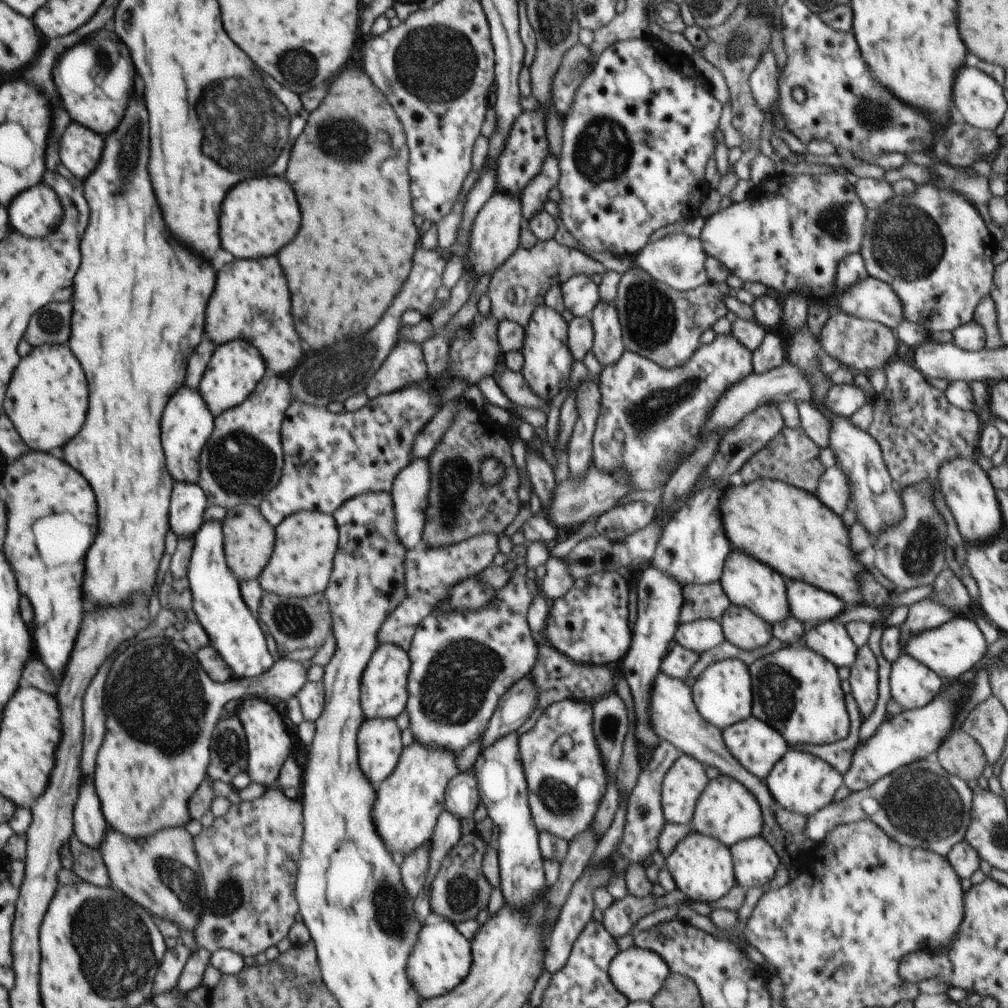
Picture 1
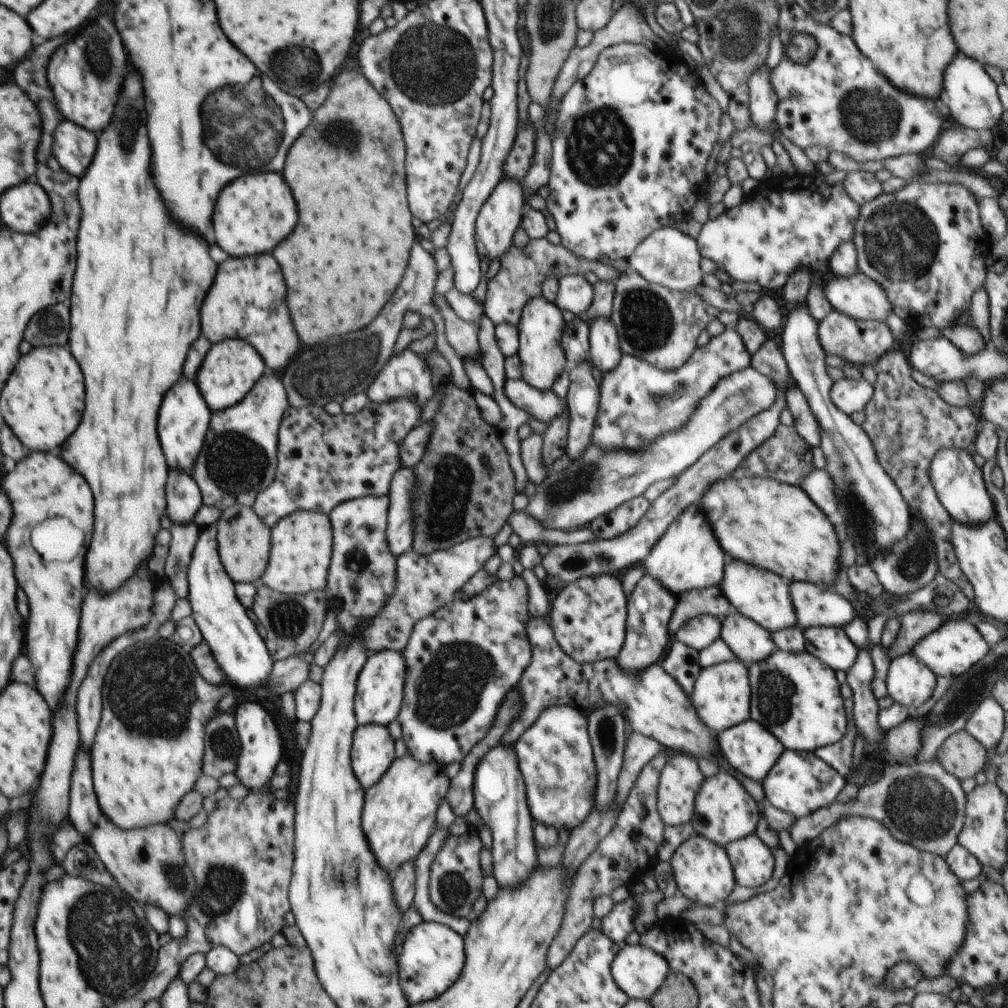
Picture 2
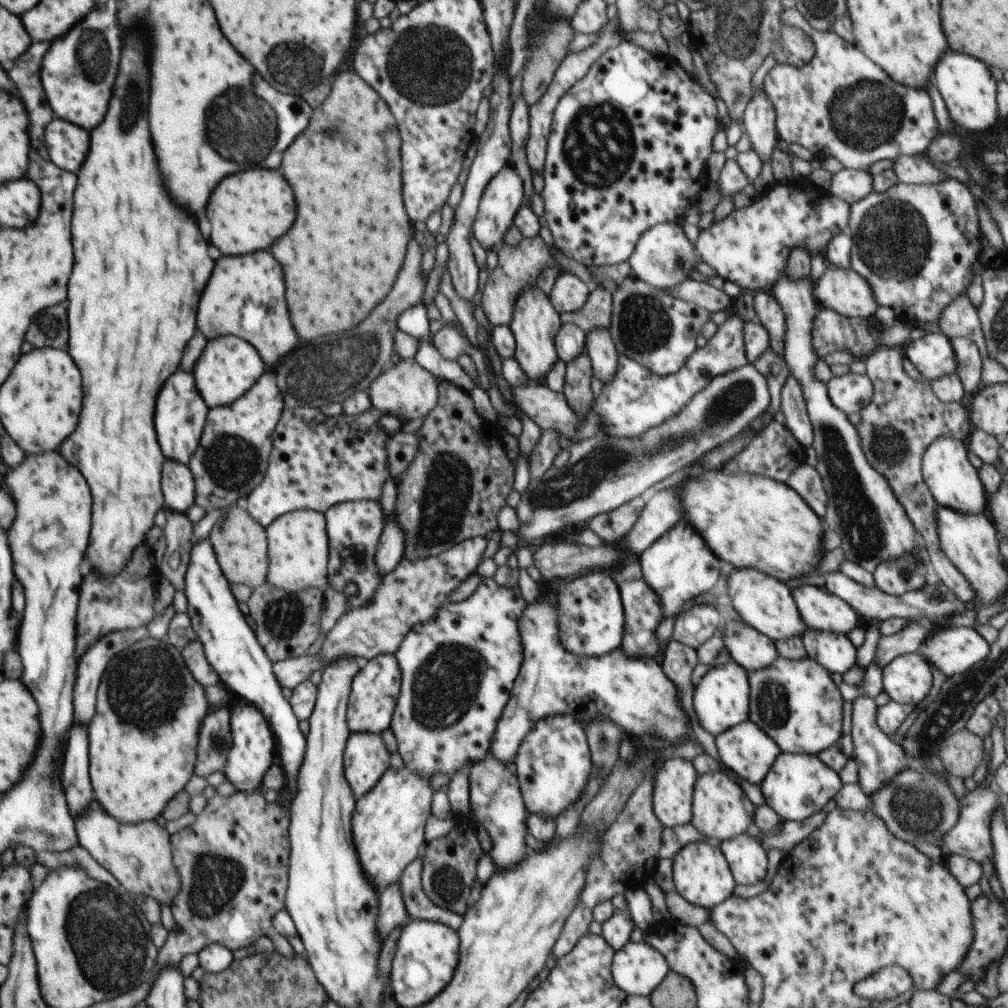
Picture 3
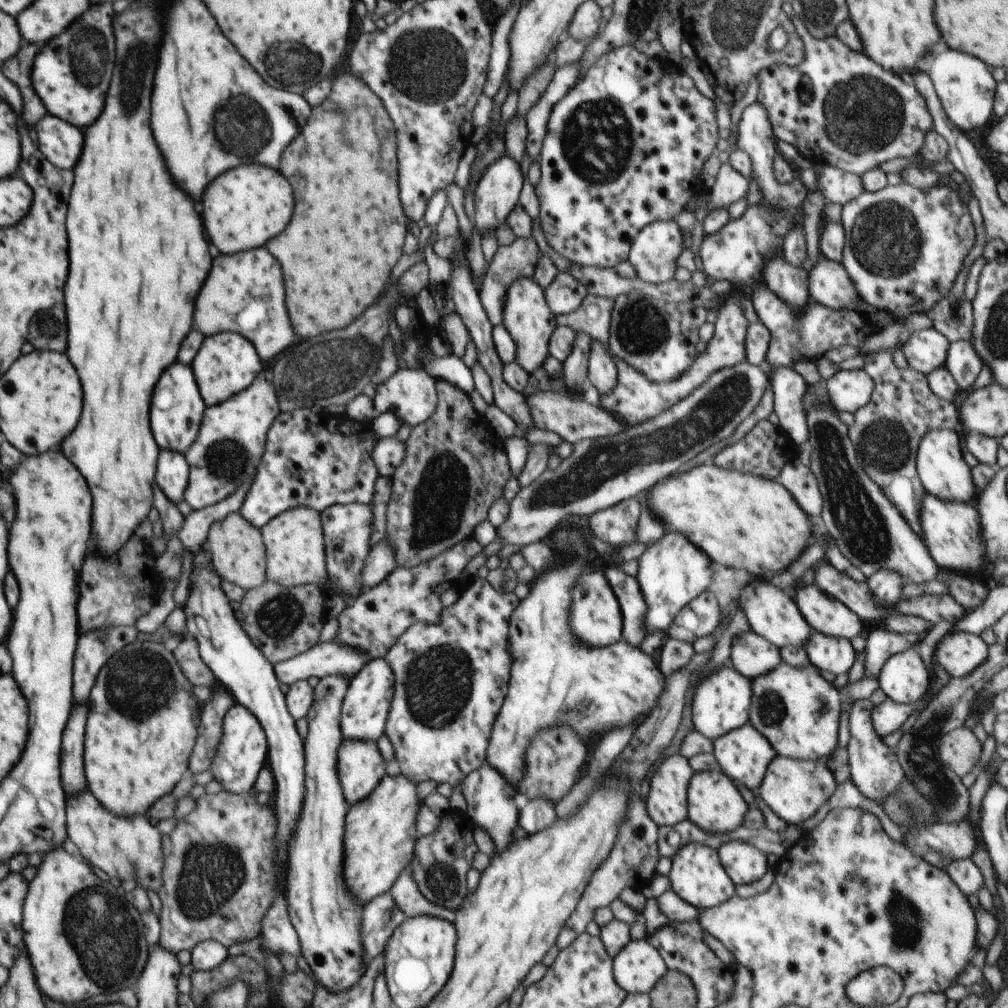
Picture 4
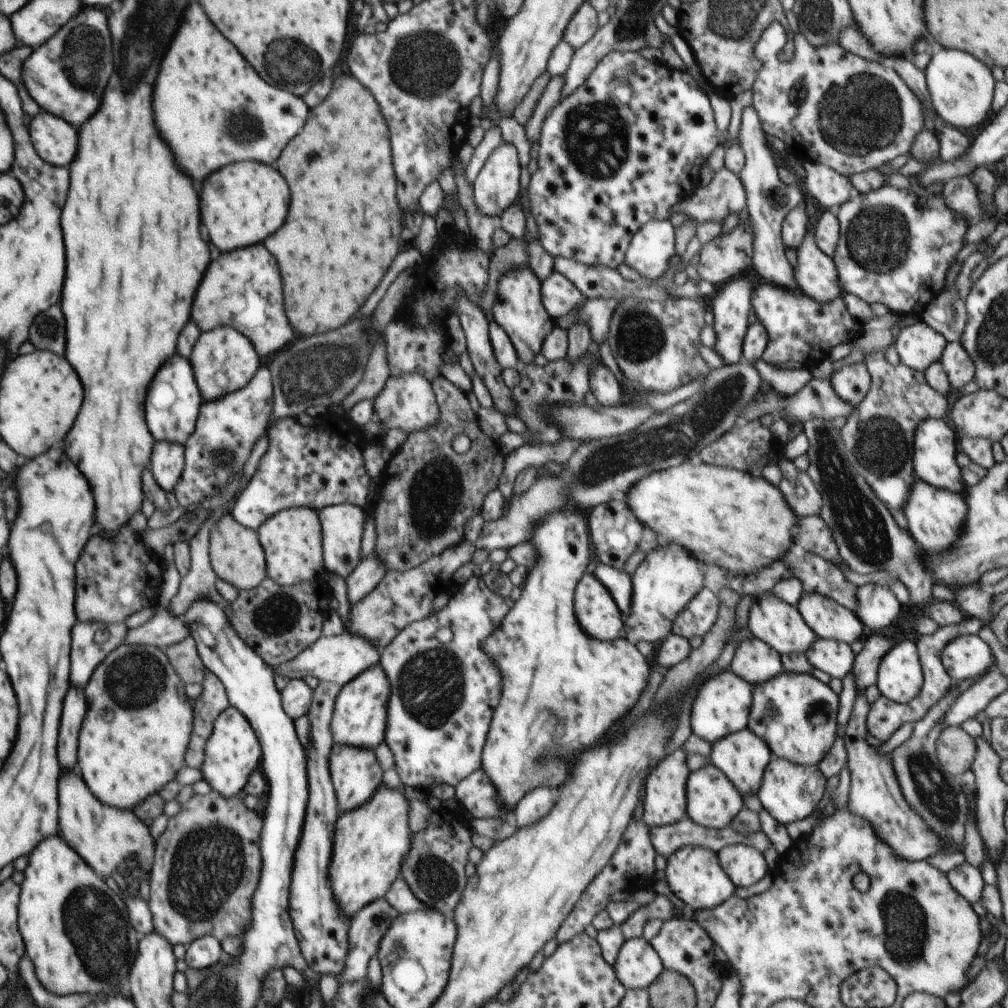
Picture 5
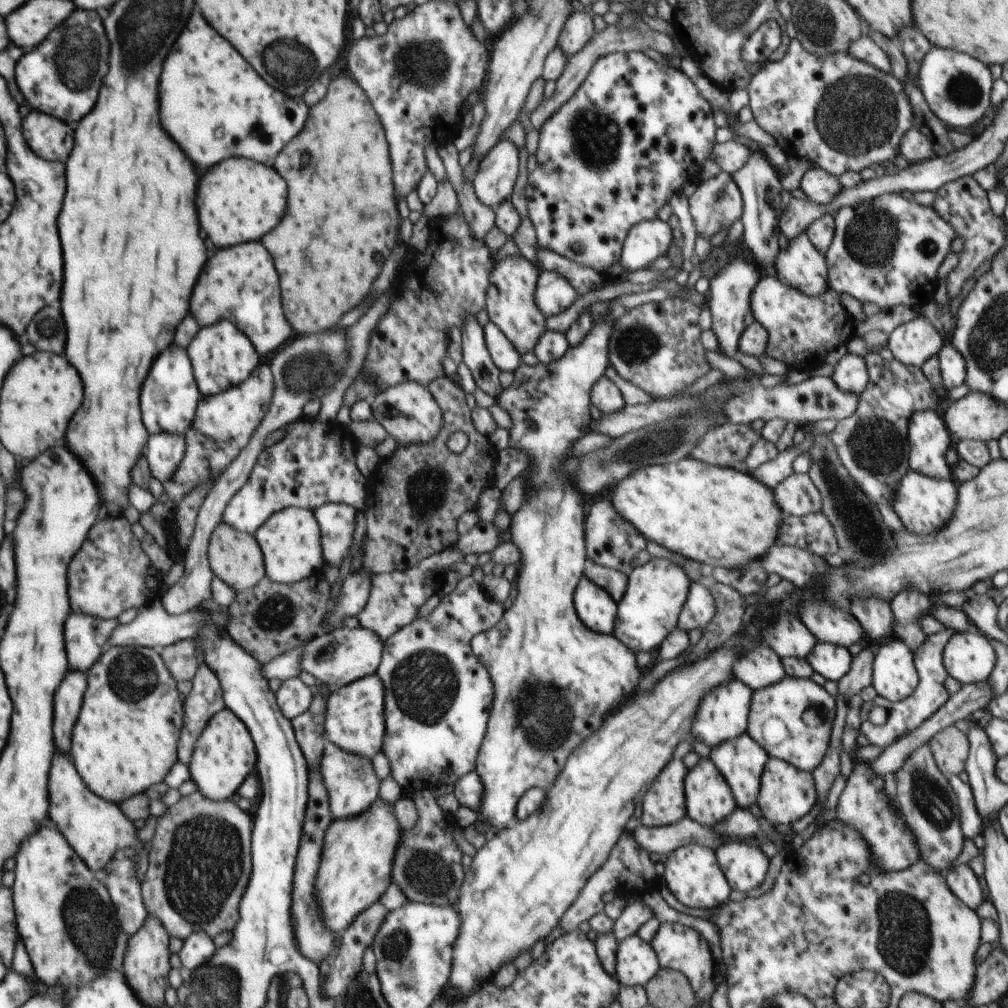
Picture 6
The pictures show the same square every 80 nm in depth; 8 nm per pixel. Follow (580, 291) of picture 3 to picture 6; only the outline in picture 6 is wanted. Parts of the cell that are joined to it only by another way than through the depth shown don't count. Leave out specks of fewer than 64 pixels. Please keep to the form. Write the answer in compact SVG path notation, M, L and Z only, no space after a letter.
M542 271L539 273L535 290L535 303L548 318L564 312L572 306L580 295L570 284L570 281L556 271Z

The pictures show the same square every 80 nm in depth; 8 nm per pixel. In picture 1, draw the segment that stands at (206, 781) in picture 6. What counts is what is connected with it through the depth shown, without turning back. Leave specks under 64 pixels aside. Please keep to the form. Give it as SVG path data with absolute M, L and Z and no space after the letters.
M256 697L243 700L238 706L236 714L239 716L247 736L249 750L247 773L252 781L264 785L267 789L274 789L278 786L277 780L282 765L290 756L292 738L288 733L290 729L288 721L282 719L275 705Z

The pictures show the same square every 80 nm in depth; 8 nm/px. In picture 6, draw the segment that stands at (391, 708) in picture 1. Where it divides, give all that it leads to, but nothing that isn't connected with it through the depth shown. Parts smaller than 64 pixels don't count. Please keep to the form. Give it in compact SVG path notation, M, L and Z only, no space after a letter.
M372 673L337 688L329 694L323 707L321 718L325 736L328 741L346 752L372 759L383 745L386 732L384 709L385 688L378 673Z

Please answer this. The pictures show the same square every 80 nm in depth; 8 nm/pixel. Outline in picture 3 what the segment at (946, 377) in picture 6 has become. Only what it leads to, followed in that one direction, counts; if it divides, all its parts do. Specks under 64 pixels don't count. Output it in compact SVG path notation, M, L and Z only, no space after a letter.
M952 337L950 340L958 363L956 374L965 392L974 395L982 387L982 358L978 346L970 338Z

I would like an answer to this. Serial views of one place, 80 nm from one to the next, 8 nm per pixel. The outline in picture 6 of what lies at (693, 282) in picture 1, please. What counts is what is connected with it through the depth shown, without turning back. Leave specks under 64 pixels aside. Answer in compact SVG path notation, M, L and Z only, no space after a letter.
M661 219L647 220L631 228L623 244L620 264L628 271L648 266L669 252L673 244L672 229Z

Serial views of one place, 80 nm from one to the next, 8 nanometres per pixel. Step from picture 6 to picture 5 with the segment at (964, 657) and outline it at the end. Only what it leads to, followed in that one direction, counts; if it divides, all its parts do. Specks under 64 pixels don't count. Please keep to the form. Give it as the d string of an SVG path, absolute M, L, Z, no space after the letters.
M979 635L957 636L940 653L946 672L953 681L974 679L991 668L993 654Z

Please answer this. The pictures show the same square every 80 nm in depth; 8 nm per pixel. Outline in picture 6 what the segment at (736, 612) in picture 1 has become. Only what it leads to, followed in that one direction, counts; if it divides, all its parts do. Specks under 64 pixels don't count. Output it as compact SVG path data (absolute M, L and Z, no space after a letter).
M761 641L734 661L732 676L753 691L760 690L780 682L787 675L781 659L776 651Z

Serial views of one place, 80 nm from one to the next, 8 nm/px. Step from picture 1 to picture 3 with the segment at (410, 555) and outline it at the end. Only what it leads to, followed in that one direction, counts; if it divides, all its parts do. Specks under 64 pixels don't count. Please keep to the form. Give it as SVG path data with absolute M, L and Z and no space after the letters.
M474 537L433 557L410 559L404 556L394 570L385 574L370 604L348 609L338 619L325 636L319 658L329 663L342 655L354 655L363 662L378 655L395 654L410 629L416 623L434 618L436 611L448 602L450 592L476 572L487 543L486 537Z

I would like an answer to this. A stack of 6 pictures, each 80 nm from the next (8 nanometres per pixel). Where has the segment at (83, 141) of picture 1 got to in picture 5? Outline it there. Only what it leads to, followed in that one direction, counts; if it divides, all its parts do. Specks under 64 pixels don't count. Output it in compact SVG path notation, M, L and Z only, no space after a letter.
M42 111L35 117L31 118L31 135L35 141L35 148L40 148L40 156L44 156L44 160L52 160L52 164L60 164L60 166L68 166L78 150L78 132L64 122L58 116Z

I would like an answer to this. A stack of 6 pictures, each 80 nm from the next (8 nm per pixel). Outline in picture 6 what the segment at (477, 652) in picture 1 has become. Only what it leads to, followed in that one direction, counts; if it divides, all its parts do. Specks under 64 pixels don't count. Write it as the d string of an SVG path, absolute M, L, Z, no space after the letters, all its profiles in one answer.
M472 575L461 577L456 589L450 594L444 595L438 607L428 616L416 618L416 620L412 621L410 624L397 630L386 642L383 642L383 655L376 672L381 682L384 683L385 688L384 716L386 732L381 750L384 751L384 754L388 757L391 764L391 775L396 779L396 782L398 782L402 790L404 789L413 794L421 792L425 788L430 790L439 784L455 785L456 781L461 776L473 772L477 767L477 756L487 731L487 722L490 718L495 694L490 673L473 653L472 647L470 647L470 640L472 640L476 634L486 632L493 626L496 626L505 612L504 605L490 598L482 588L481 583L478 583Z

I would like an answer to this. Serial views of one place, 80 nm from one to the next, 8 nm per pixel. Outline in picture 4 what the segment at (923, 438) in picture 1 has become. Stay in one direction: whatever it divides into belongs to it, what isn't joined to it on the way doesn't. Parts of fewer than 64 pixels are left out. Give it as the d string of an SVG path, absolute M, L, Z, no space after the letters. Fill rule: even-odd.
M883 350L863 354L865 365L863 369L874 381L874 388L868 404L859 408L855 413L854 424L849 426L849 437L853 440L856 449L857 459L864 468L866 474L880 486L884 494L891 500L902 517L912 526L912 530L922 538L920 528L920 513L922 500L925 495L925 488L917 473L917 450L923 436L932 429L948 429L956 432L959 420L959 410L954 407L953 401L942 400L931 391L927 376L920 374L917 370L896 367L892 360L893 351ZM940 568L944 582L950 590L950 596L954 596L964 608L974 610L976 606L980 606L988 596L990 586L984 586L980 582L974 582L968 576L956 574L956 572L948 572L946 568Z

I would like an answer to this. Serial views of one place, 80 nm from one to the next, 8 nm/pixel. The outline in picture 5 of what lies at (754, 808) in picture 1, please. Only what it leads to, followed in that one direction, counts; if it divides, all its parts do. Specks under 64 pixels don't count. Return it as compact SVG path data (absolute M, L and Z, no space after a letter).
M711 762L691 771L687 780L687 814L696 824L709 829L732 826L735 816L745 807L741 794L730 779Z

